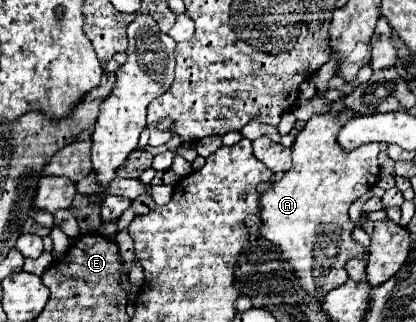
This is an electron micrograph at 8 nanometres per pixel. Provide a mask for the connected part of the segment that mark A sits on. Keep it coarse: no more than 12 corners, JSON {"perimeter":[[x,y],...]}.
{"perimeter":[[314,115],[260,195],[260,235],[312,299],[368,257],[348,209],[380,147],[340,149],[356,115]]}

